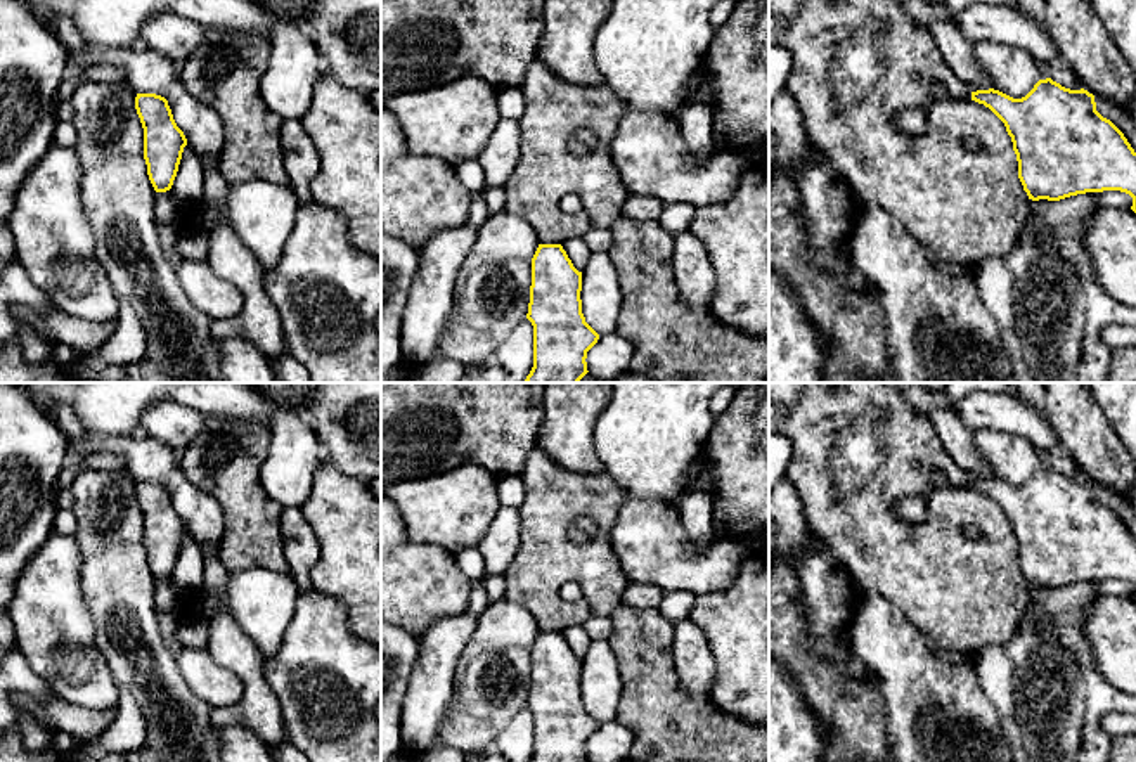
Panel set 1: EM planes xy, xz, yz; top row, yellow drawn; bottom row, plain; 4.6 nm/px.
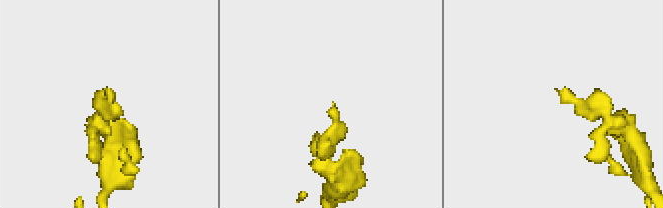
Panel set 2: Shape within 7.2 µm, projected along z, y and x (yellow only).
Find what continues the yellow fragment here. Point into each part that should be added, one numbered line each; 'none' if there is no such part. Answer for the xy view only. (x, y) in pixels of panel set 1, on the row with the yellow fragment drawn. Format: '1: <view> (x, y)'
1: xy (168, 208)

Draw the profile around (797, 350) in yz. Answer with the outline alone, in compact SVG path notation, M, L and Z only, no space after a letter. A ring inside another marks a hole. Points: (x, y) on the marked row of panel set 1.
M769 270L769 383L823 383L826 345L786 277Z

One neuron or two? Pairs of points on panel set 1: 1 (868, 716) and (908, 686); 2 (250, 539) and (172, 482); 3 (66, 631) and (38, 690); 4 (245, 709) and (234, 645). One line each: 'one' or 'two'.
1: two
2: two
3: two
4: one

